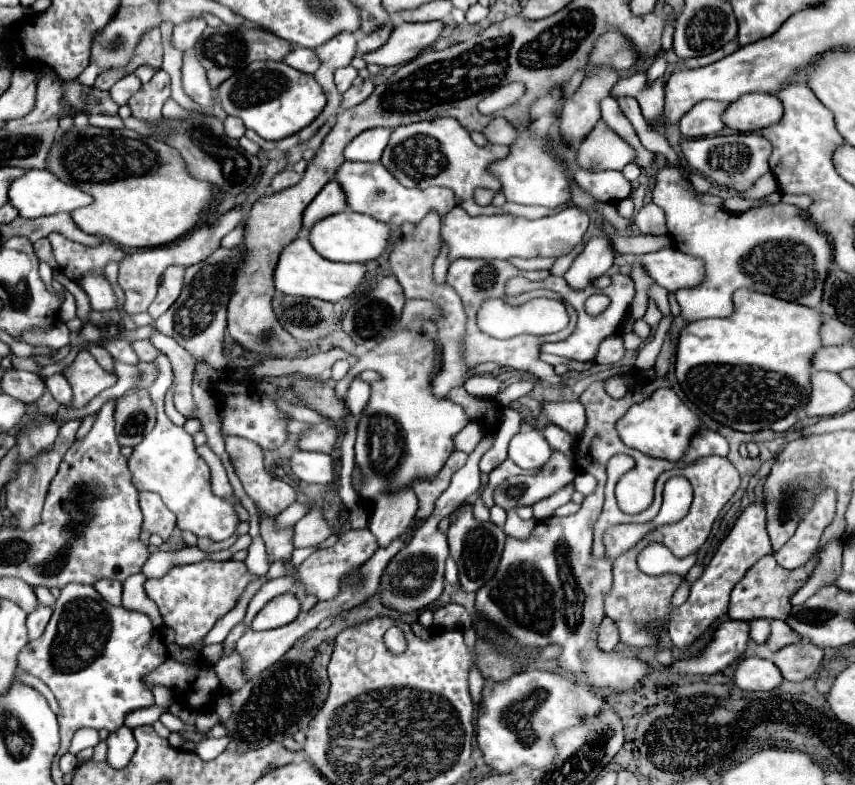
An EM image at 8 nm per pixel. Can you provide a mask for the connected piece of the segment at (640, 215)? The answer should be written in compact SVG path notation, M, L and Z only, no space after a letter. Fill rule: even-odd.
M648 203L644 205L636 215L634 215L634 225L642 231L642 233L650 233L650 235L666 235L666 215L664 211L654 205Z

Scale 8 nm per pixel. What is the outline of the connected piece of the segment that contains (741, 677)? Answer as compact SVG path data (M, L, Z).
M744 657L736 663L736 671L732 681L744 691L772 691L780 685L782 675L770 659L760 657Z

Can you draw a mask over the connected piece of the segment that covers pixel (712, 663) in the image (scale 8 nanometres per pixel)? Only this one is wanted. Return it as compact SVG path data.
M726 619L724 623L720 623L716 627L710 643L698 655L678 659L670 667L664 667L664 669L670 669L670 671L674 671L678 675L710 675L710 673L718 673L718 671L726 669L730 663L734 663L746 651L746 643L748 643L748 623L746 621Z

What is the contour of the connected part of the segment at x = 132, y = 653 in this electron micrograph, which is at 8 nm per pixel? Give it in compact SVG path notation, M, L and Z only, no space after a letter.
M68 583L62 587L60 597L54 603L54 613L52 619L36 641L30 641L20 657L18 657L18 667L24 669L26 673L32 673L40 677L50 691L54 693L60 713L58 713L58 725L60 725L60 737L62 737L62 747L70 745L70 739L78 729L84 727L94 727L94 729L108 729L116 731L124 725L124 719L128 713L144 707L154 705L154 695L152 691L142 683L144 673L156 669L160 663L164 663L168 655L168 649L162 641L162 635L158 629L152 627L150 617L140 611L130 611L126 607L114 607L106 603L94 585L86 583Z

